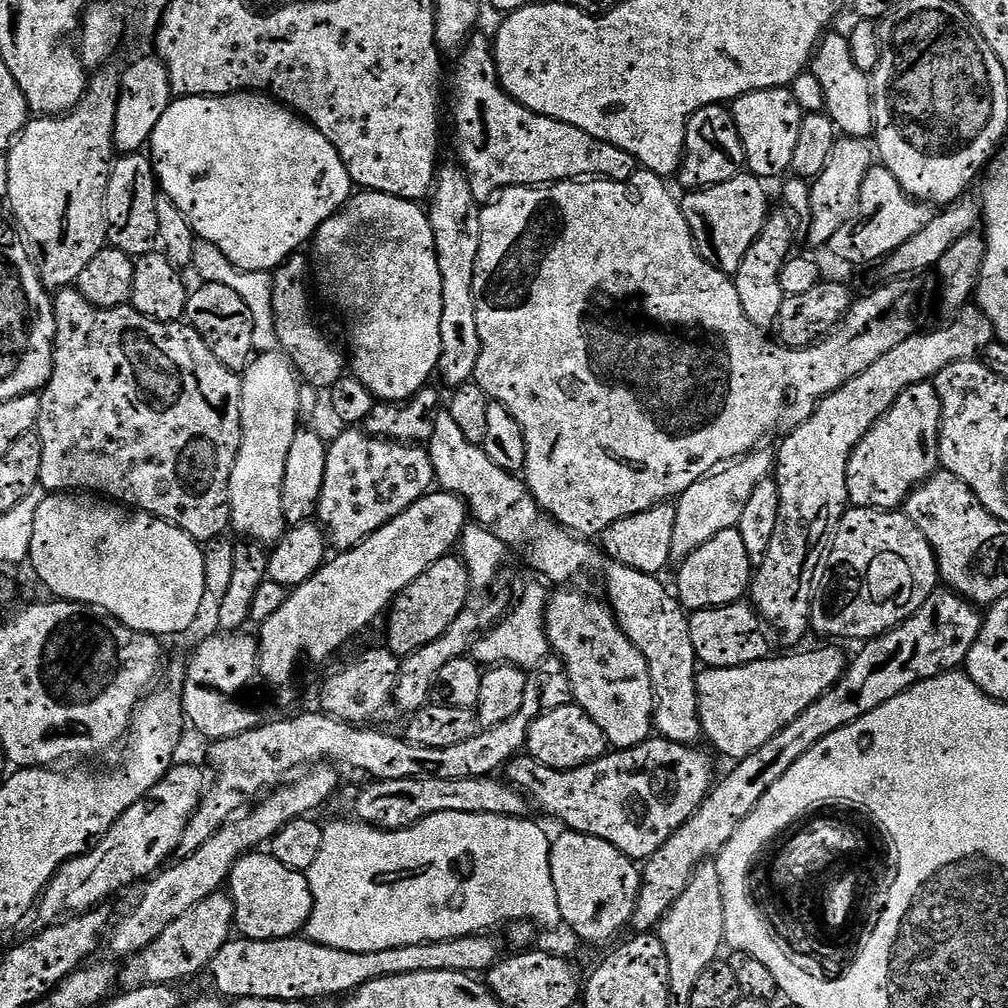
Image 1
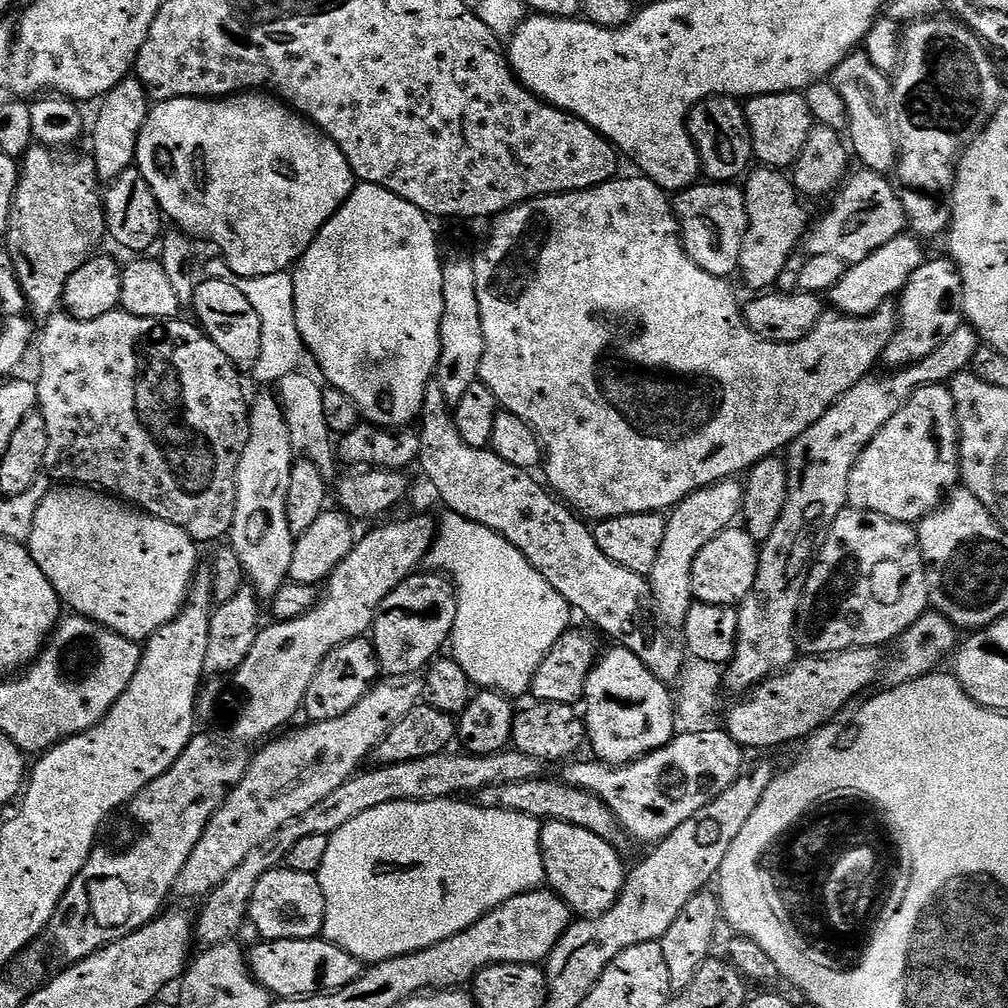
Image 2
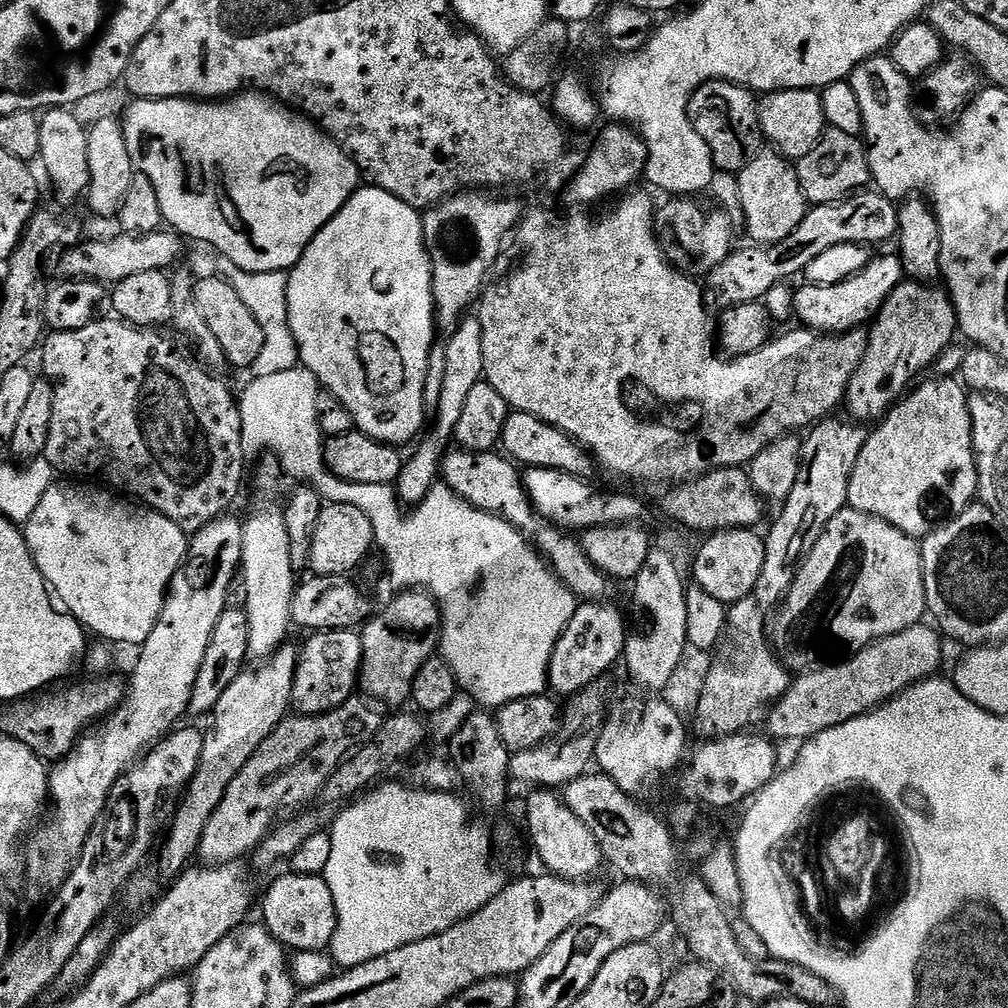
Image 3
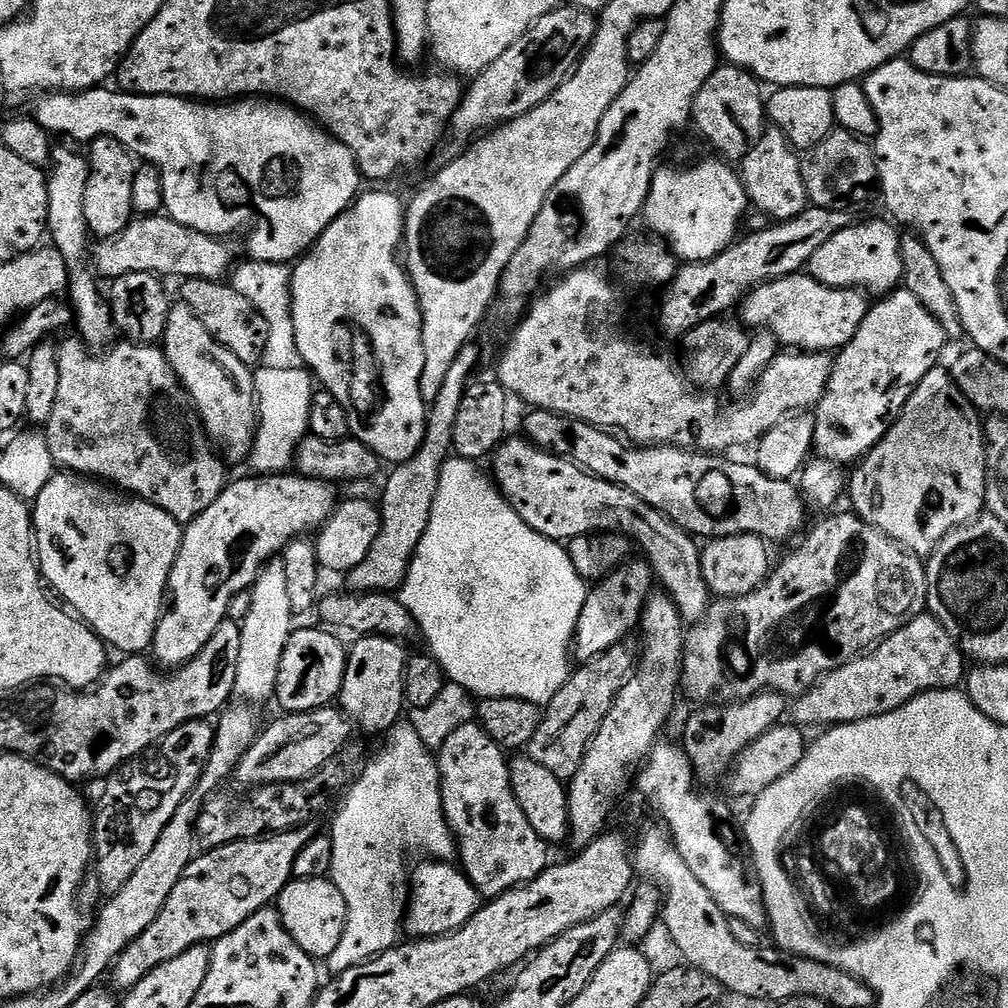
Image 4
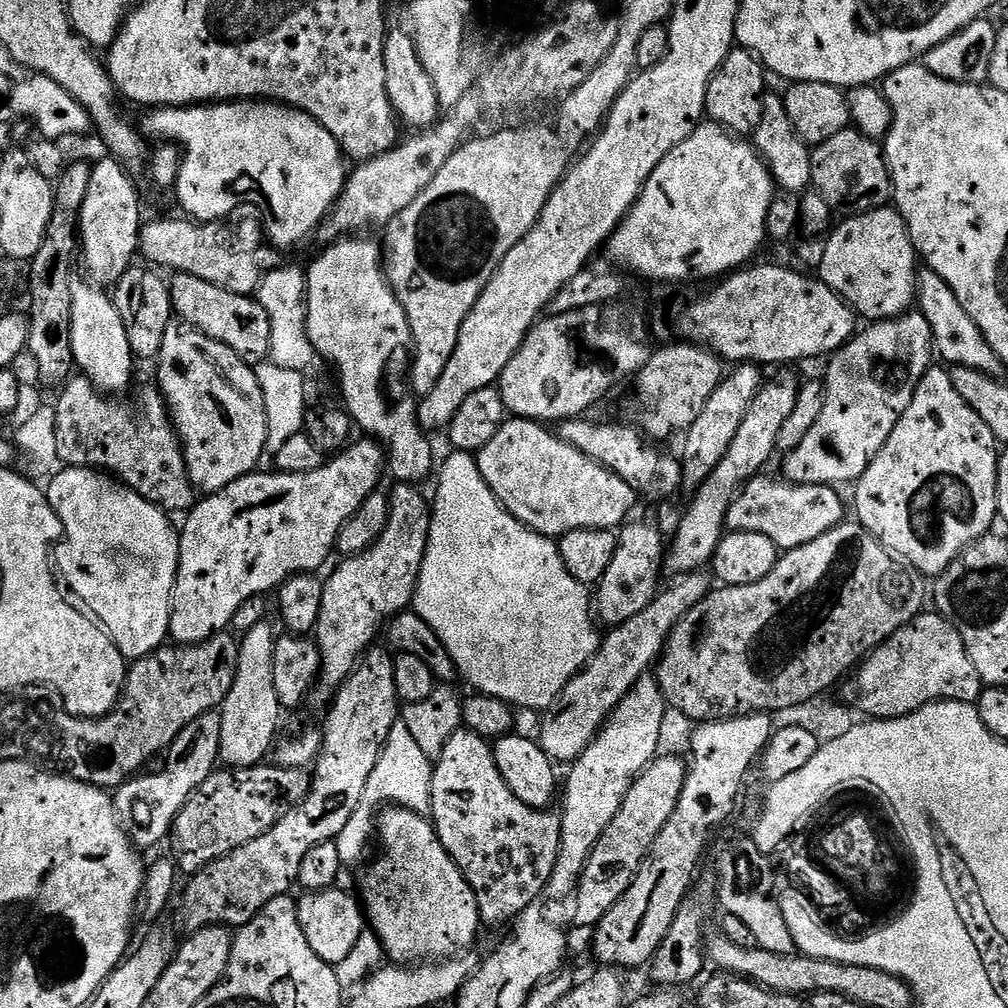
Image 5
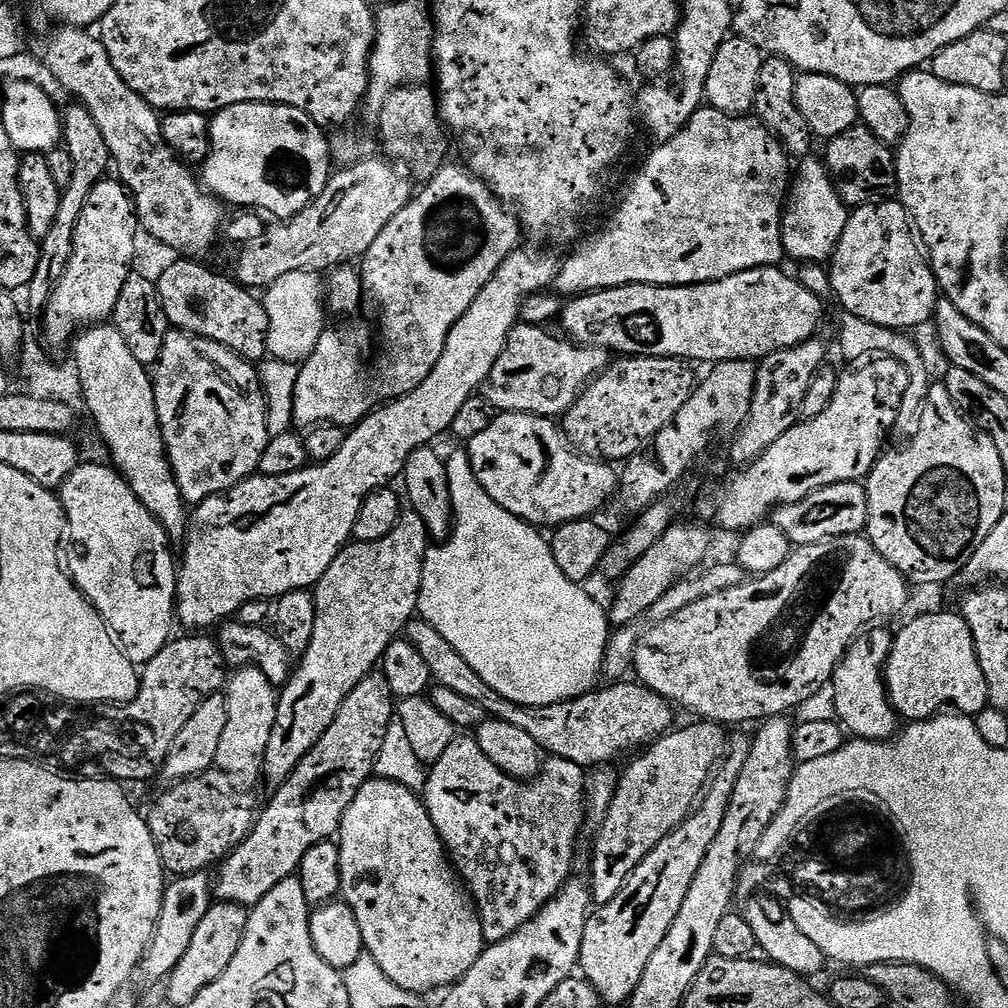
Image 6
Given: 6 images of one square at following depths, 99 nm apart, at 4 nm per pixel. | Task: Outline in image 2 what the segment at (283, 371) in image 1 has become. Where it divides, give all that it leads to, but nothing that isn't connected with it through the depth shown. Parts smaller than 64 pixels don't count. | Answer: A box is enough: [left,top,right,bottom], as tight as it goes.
[230,395,296,598]

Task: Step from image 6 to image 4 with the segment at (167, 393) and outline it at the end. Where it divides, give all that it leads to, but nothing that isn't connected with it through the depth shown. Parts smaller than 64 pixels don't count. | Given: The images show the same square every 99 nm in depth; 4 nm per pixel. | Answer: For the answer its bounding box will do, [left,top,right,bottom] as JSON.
[162,302,257,461]

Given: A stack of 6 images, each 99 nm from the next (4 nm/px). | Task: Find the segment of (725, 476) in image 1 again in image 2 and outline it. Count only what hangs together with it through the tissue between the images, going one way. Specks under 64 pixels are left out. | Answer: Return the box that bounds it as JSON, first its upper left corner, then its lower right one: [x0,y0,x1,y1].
[646,478,744,618]

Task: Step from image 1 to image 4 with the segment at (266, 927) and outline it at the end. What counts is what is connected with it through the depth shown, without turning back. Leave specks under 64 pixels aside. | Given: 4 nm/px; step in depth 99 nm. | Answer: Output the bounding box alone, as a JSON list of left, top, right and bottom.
[274,878,346,961]

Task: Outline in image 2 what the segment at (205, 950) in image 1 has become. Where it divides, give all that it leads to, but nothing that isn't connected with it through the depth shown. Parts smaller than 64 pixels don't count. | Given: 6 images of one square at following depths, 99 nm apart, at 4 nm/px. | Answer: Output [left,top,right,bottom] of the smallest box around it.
[194,750,541,945]

